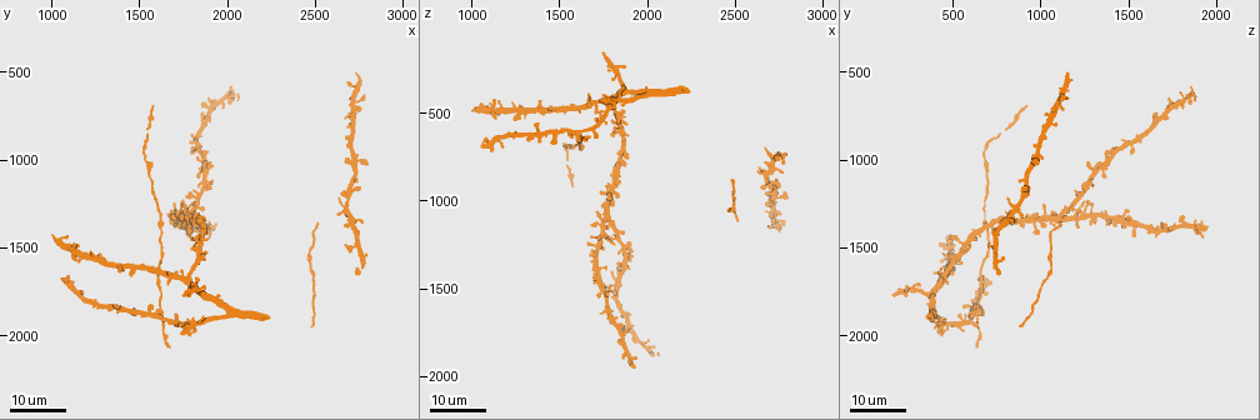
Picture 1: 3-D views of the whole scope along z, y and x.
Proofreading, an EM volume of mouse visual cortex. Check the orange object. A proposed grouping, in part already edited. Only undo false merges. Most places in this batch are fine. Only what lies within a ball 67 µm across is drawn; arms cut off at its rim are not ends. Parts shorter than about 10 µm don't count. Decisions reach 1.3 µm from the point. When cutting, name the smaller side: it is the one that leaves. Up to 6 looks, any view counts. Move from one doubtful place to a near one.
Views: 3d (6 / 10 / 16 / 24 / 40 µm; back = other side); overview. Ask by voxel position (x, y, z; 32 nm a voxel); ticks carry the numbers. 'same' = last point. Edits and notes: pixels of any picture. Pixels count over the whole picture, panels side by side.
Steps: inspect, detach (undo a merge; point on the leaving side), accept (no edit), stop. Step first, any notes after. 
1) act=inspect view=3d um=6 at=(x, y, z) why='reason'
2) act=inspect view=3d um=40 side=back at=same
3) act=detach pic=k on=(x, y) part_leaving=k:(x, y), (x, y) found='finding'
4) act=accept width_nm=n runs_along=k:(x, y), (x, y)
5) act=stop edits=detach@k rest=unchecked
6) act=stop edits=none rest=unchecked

act=inspect view=3d um=24 at=(1580, 1860, 640)

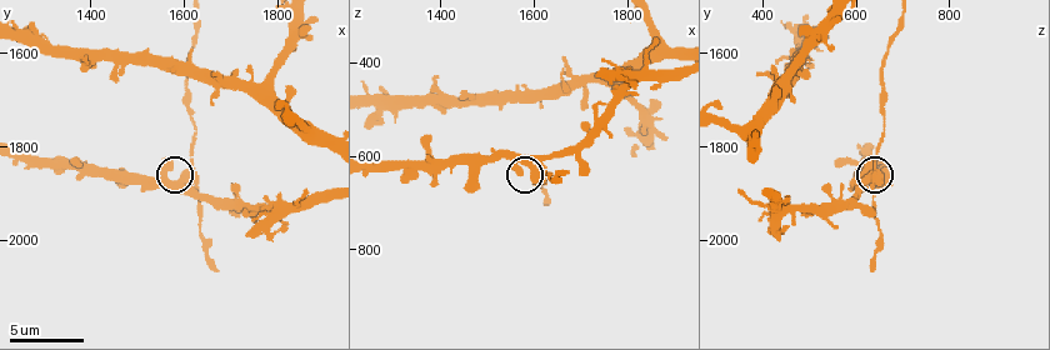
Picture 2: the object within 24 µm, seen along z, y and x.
act=inspect view=3d um=10 at=(1590, 1875, 630)

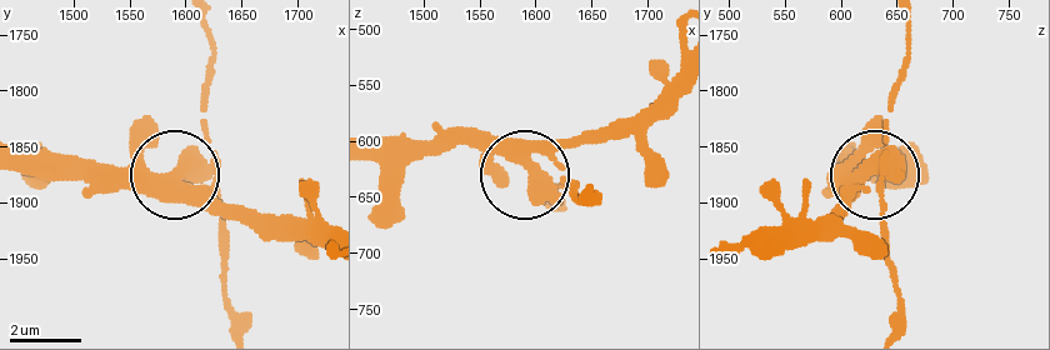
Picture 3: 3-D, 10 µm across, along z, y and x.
act=accept side_arm_um=20 runs_along=3:(679, 71), (634, 114), (526, 164), (449, 128) found='all the same neuron'

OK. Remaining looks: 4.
act=inspect view=3d um=16 at=(1780, 1340, 1100) why='looks like a crossing'

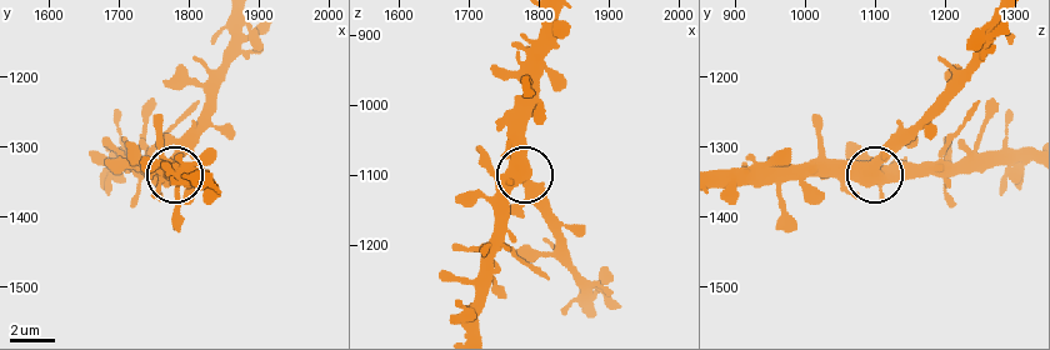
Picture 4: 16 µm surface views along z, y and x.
act=inspect view=3d um=10 at=(1775, 1330, 1105)

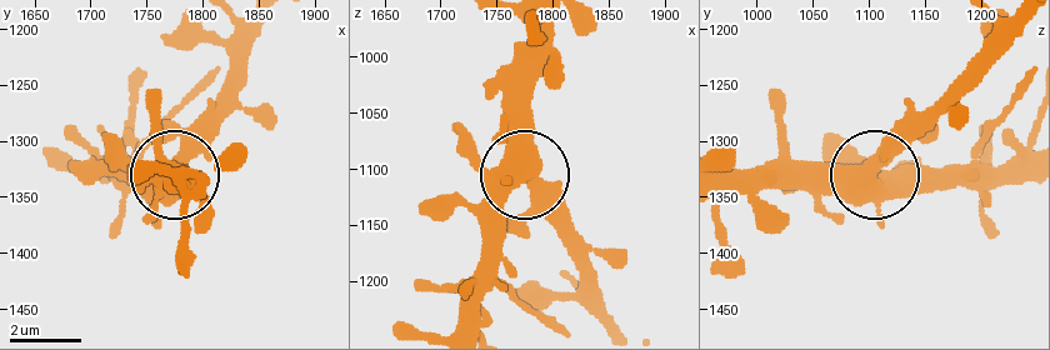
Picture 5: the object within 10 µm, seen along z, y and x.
act=accept width_nm=490 runs_along=5:(553, 24), (508, 229), (475, 280) found='all the same neuron'

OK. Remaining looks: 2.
act=inspect view=3d um=24 at=(1620, 1340, 680) why='calibre changes'

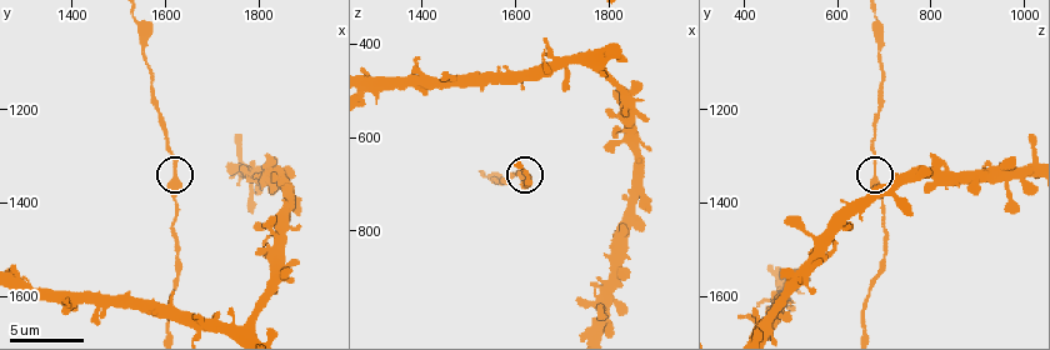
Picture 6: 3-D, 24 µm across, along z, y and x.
act=inspect view=3d um=6 at=(1625, 1330, 685)

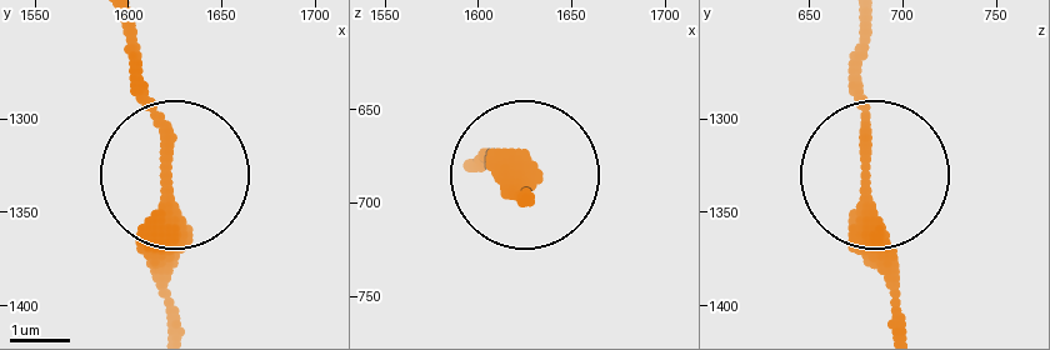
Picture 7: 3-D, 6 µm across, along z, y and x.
act=accept runs_along=7:(899, 328), (854, 49) found='continuous, no second neuron'

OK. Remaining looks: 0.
act=stop edits=none rest=unchecked

